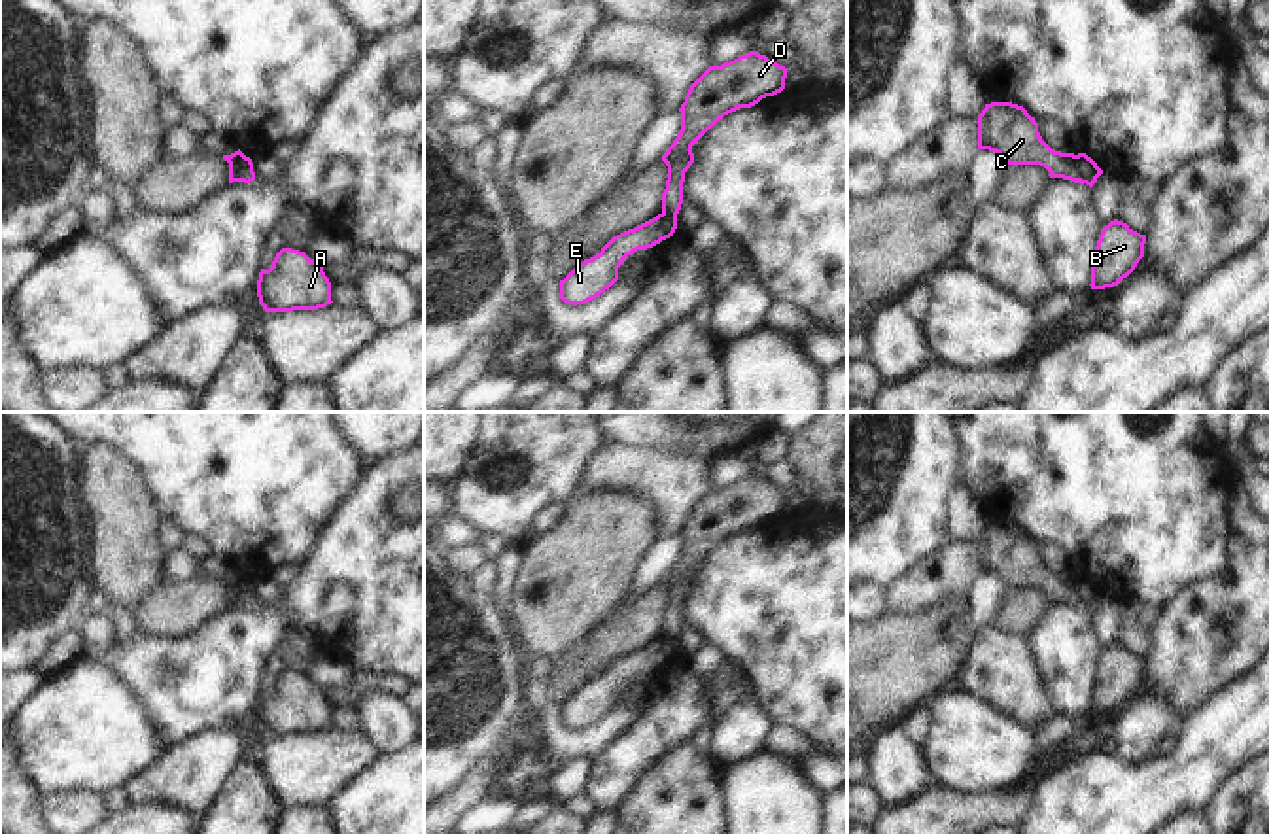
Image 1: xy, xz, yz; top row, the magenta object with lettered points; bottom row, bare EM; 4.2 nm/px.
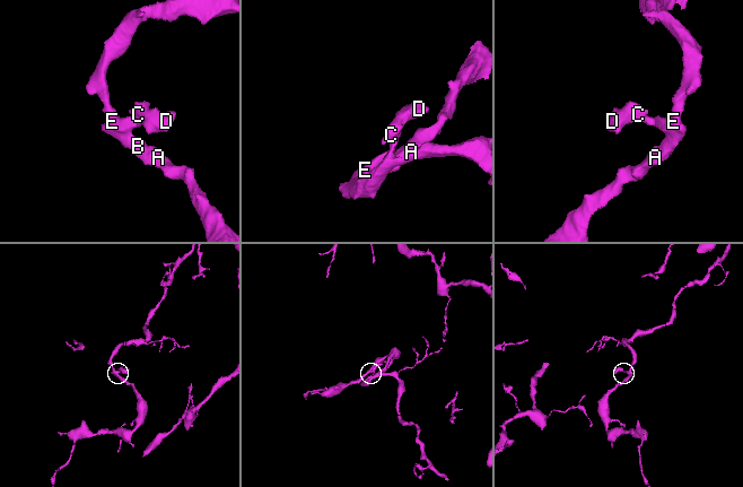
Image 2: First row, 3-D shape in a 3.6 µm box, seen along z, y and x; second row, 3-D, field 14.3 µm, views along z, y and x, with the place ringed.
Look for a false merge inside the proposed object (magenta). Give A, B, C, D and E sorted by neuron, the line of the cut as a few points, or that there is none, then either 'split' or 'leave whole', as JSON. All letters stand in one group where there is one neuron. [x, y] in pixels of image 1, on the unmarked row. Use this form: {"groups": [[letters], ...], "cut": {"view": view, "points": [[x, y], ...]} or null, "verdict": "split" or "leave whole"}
{"groups": [["A", "B", "E"], ["C", "D"]], "cut": {"view": "yz", "points": [[1075, 579], [1080, 604]]}, "verdict": "split"}

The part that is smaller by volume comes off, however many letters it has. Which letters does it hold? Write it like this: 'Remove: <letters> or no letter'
Remove: C, D

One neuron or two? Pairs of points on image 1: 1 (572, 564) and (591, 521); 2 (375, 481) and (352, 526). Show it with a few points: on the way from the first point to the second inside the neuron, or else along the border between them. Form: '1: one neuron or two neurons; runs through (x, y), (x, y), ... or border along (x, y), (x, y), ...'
1: one neuron; runs through (583, 553), (591, 545), (591, 532)
2: one neuron; runs through (373, 492), (364, 515)

